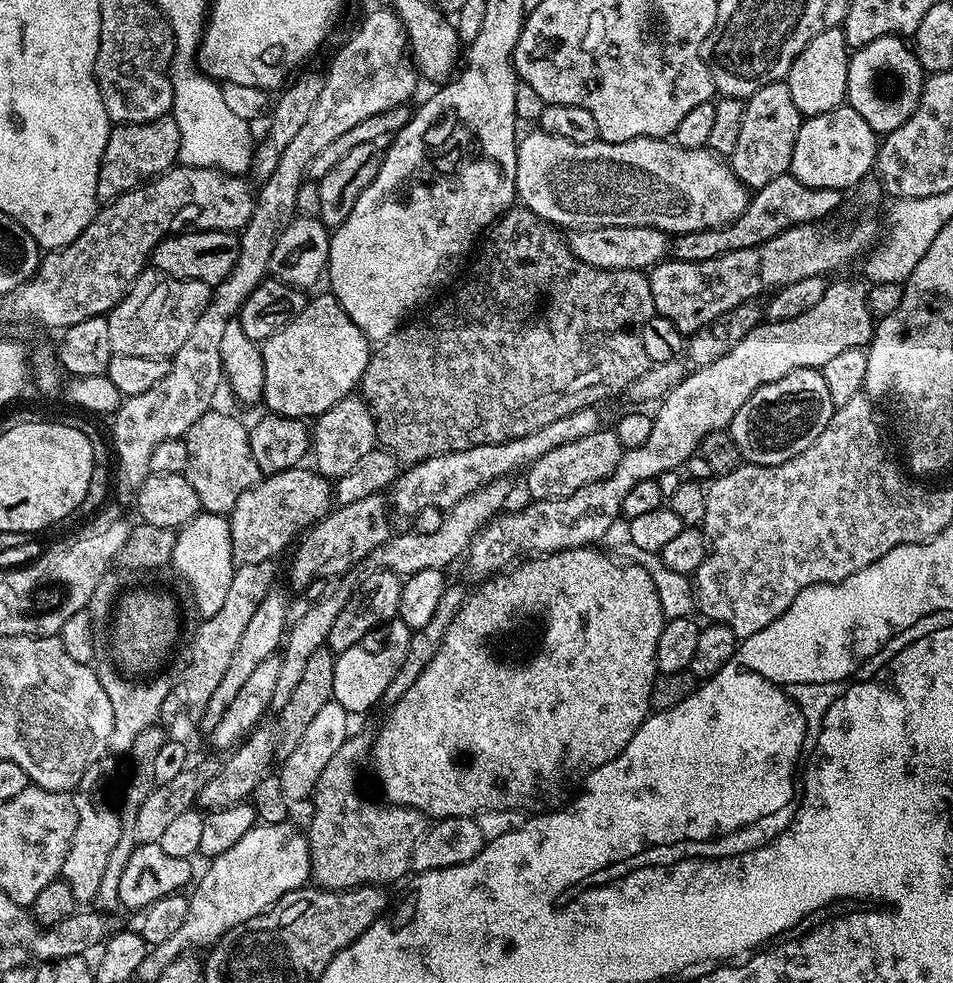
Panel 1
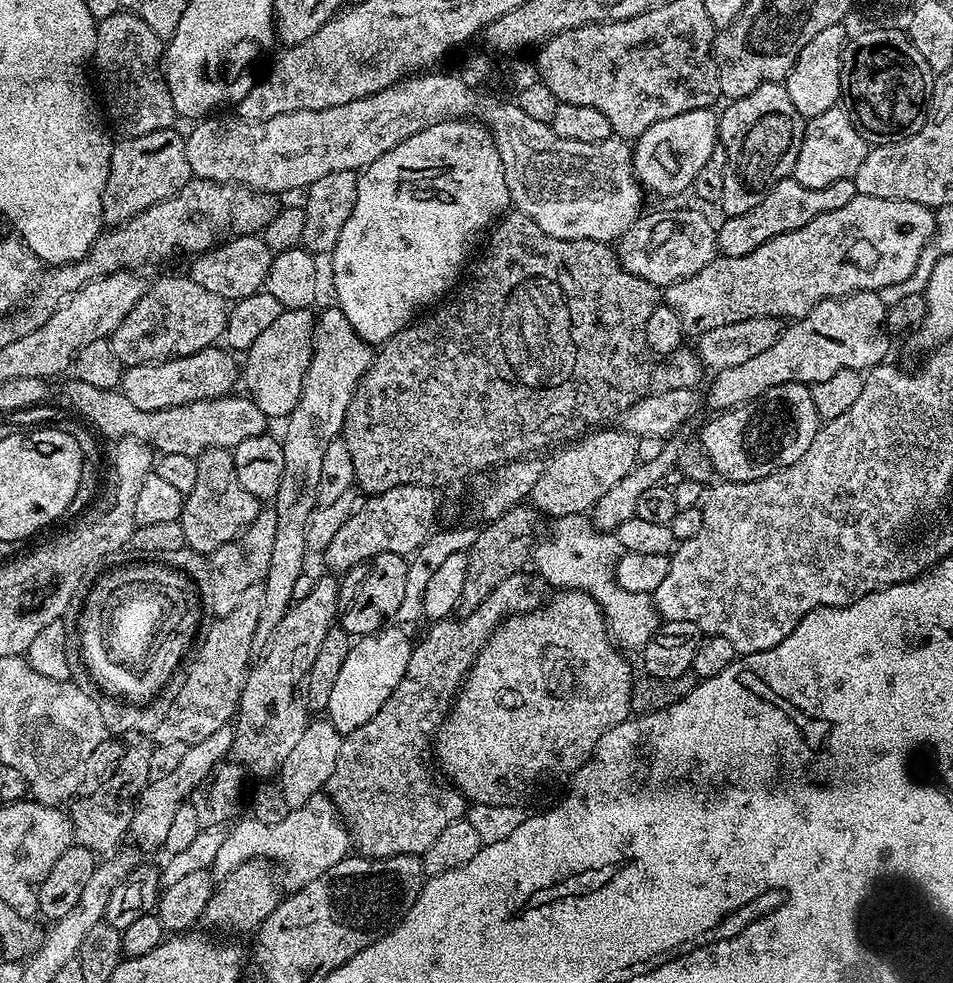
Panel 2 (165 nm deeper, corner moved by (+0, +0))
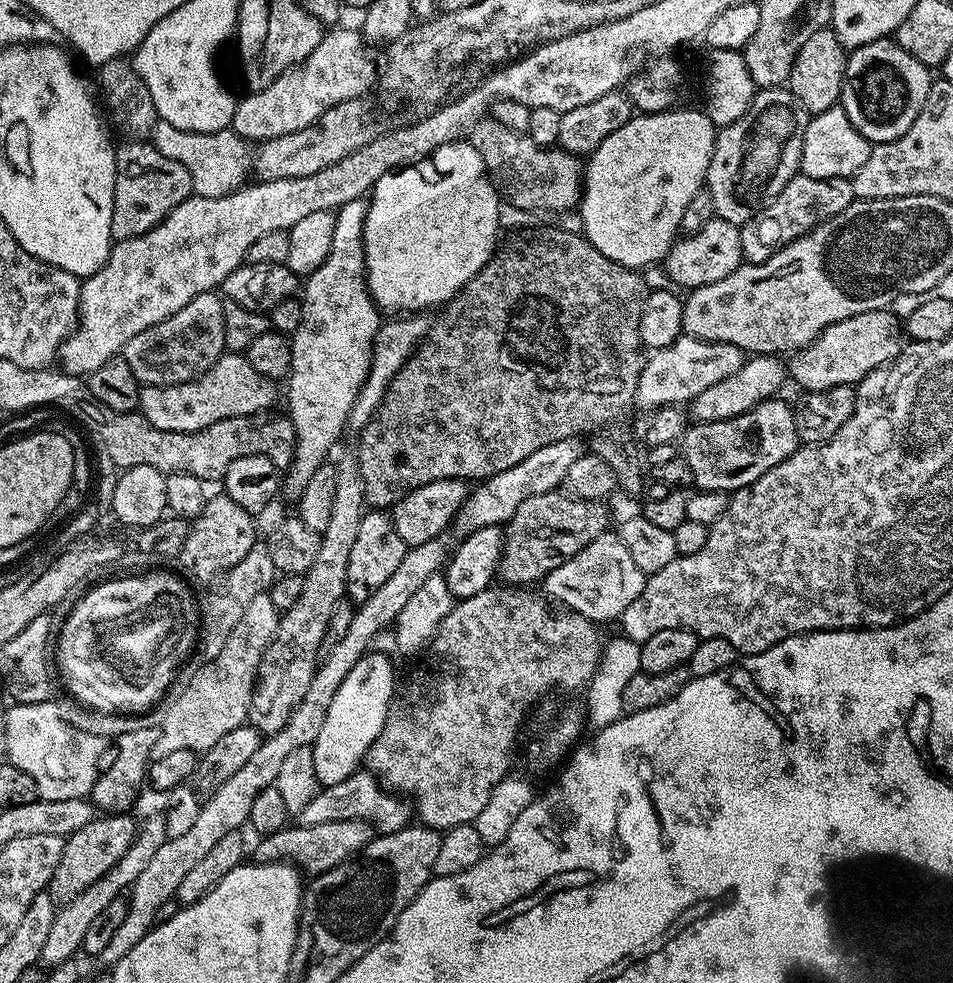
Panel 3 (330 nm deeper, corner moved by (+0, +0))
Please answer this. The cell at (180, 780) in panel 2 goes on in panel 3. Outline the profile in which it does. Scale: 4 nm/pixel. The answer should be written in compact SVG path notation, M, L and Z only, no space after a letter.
M159 815L152 816L145 824L139 825L136 833L136 841L122 854L122 858L112 867L90 890L82 890L74 902L66 902L59 905L54 914L54 923L50 926L50 934L46 938L46 943L42 945L42 954L40 955L40 964L46 966L55 966L73 959L84 947L84 939L88 928L94 923L94 918L98 918L98 913L103 910L110 902L121 899L131 889L132 883L146 870L150 858L154 858L154 853L158 851L158 846L164 844L166 837L164 835L164 822Z

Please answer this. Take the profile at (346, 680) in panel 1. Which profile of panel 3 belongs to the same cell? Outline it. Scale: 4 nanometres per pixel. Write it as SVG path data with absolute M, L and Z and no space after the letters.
M369 650L354 662L354 670L350 670L342 686L338 686L330 701L330 710L326 710L326 722L322 722L318 738L310 745L314 754L314 774L318 774L322 786L334 786L334 782L342 782L342 778L350 778L350 774L357 772L374 738L382 734L388 707L398 688L390 661L387 655Z

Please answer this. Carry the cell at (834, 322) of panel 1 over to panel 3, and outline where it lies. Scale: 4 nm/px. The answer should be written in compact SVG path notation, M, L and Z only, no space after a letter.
M888 308L870 310L866 314L854 314L826 326L814 342L798 352L791 353L786 364L786 372L796 384L801 384L804 392L826 390L830 386L853 386L865 380L875 368L891 365L905 343L906 333L901 317L895 316Z

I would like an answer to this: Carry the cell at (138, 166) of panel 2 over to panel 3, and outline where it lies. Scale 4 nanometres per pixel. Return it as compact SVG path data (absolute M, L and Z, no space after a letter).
M124 142L116 149L116 181L114 182L114 214L112 215L113 241L146 234L155 224L161 224L190 195L192 179L174 158L166 158L150 142Z

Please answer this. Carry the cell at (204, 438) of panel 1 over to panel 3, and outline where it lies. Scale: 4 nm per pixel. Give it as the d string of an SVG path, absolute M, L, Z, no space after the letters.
M227 494L219 495L209 495L202 514L189 523L186 546L178 557L179 563L184 563L198 579L207 582L223 576L234 562L242 562L242 558L246 558L246 554L258 544L253 513L242 510L242 506Z

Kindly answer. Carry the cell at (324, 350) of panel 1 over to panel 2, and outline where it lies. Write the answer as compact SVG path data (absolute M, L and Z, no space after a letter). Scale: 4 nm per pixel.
M290 308L282 313L279 318L265 330L265 332L254 341L254 346L250 346L246 355L242 360L242 384L246 387L246 395L249 396L258 406L258 410L262 410L262 414L266 414L269 418L287 418L294 410L294 406L298 406L298 398L300 391L304 385L306 378L306 370L310 366L310 358L312 357L312 334L314 331L314 316L309 309L306 308Z

